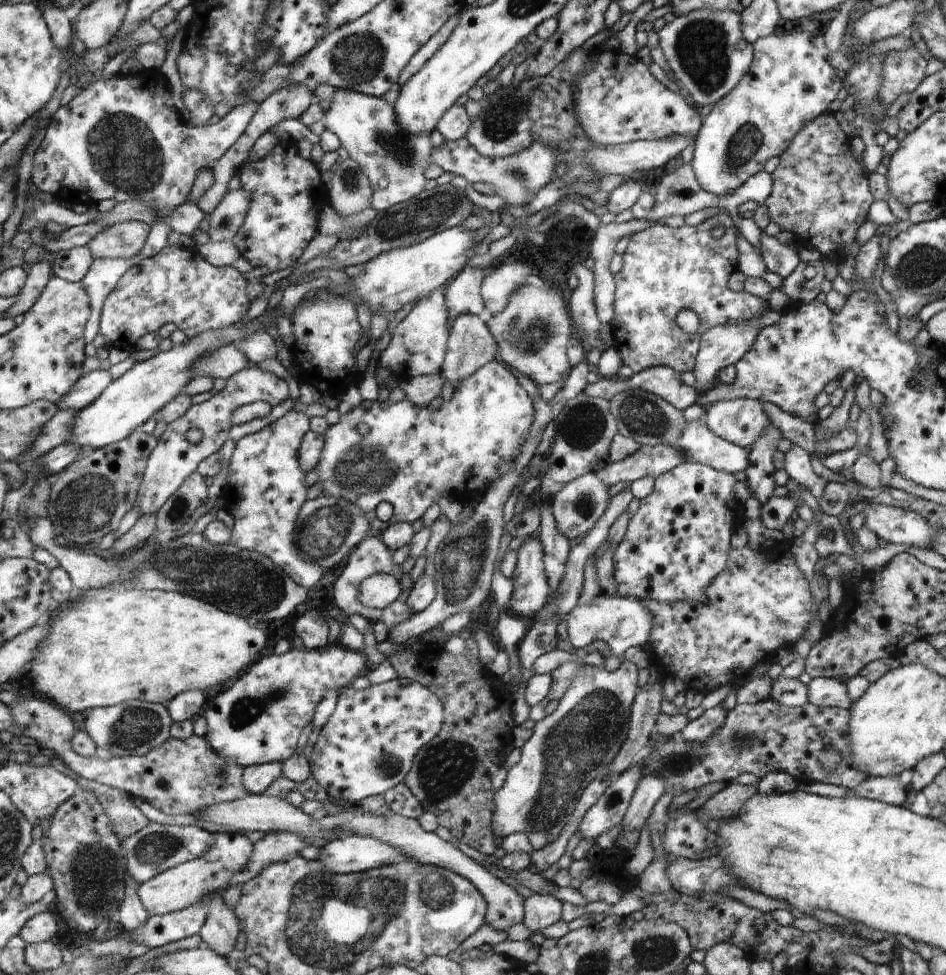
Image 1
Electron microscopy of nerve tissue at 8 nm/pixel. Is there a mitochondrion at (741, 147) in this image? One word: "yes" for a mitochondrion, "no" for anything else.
yes

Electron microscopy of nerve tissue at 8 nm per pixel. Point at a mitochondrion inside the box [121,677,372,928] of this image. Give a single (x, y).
(245, 711)

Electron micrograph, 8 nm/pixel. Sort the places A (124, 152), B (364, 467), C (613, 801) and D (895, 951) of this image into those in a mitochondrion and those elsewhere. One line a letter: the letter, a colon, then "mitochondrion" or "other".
A: mitochondrion
B: mitochondrion
C: mitochondrion
D: other

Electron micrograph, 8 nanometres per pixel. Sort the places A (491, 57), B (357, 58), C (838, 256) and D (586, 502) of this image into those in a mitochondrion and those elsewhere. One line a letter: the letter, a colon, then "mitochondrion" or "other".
A: other
B: mitochondrion
C: other
D: mitochondrion

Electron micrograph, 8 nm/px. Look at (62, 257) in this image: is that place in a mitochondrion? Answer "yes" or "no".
no

